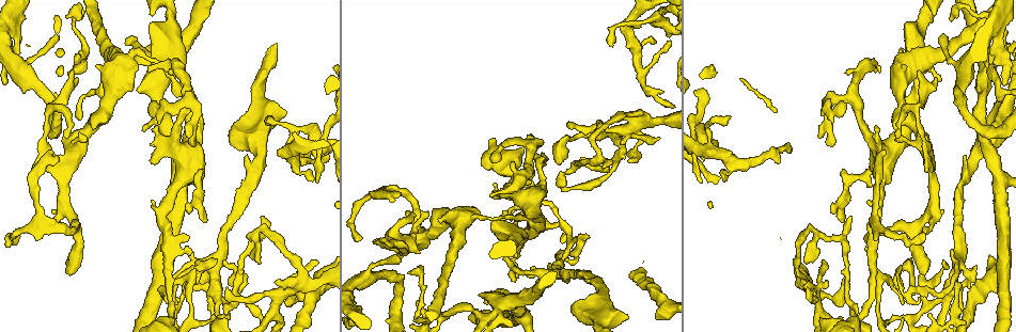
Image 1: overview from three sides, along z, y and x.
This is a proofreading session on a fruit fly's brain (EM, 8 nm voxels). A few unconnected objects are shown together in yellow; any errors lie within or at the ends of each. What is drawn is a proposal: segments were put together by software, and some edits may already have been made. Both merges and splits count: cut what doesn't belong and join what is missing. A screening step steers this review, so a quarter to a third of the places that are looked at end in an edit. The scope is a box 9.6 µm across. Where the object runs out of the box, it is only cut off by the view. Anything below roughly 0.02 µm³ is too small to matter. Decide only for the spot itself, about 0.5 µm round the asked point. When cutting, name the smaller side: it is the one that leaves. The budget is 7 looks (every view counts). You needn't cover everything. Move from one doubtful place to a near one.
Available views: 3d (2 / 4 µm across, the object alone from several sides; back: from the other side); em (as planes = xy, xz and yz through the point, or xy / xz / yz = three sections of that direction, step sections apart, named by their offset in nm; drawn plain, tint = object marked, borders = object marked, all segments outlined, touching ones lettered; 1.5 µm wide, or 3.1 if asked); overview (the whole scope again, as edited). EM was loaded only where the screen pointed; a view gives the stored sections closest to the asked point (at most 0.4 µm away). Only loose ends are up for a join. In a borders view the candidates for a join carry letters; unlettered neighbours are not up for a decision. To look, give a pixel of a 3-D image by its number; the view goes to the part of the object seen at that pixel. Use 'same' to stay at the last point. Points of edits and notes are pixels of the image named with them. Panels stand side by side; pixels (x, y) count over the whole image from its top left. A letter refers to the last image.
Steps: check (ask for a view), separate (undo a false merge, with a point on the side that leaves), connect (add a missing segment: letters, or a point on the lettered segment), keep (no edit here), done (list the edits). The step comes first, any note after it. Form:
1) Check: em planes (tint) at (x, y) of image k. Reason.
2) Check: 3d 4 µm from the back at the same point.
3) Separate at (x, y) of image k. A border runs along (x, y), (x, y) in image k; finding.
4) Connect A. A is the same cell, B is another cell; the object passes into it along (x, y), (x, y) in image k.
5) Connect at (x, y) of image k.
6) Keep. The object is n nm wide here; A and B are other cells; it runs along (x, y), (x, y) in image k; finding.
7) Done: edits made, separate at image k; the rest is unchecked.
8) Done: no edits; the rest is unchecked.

Check: em xz step 4 (tint) at (941, 79) of image 1. Branch stops here.

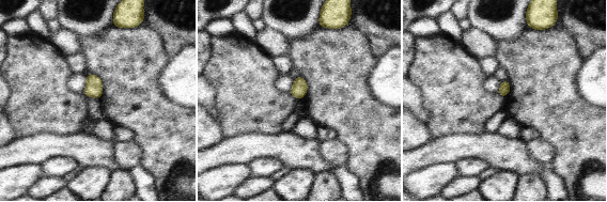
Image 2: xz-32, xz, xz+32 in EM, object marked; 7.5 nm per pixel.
Check: em planes (borders) at the same point.

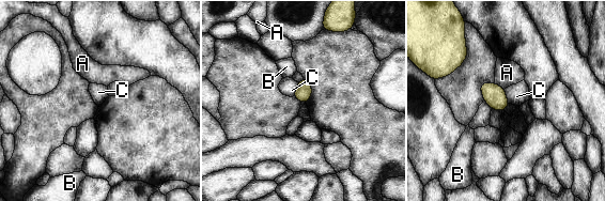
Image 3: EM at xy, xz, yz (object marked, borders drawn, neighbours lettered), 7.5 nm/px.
Keep. A, B and C are other cells; a border runs along (503, 89), (509, 103) in image 3; none of them fits.

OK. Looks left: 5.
Check: em planes (plain) at (875, 238) of image 1. Branch stops here.

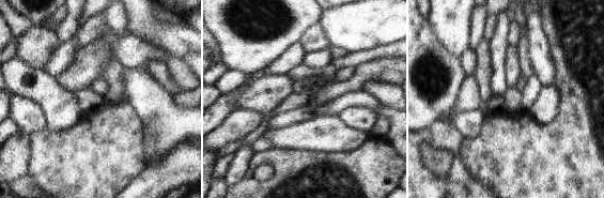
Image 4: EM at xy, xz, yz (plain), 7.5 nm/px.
Check: em planes (borders) at the same point. See the neighbours.

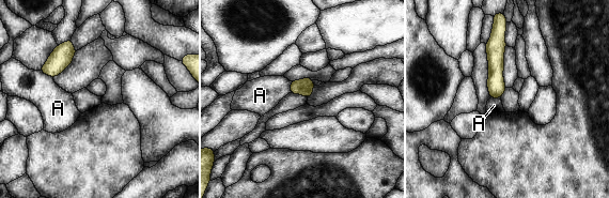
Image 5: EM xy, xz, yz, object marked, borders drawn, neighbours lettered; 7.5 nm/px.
Keep. A is another cell; it runs along (502, 37), (496, 45), (495, 95) in image 5; none of them fits.

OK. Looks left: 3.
Check: em planes (borders) at (927, 169) of image 1. An open end.

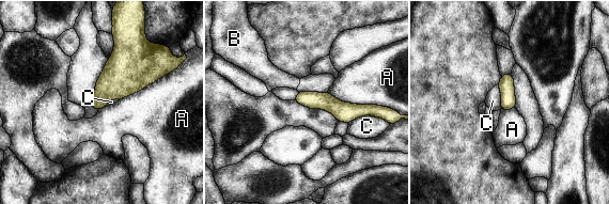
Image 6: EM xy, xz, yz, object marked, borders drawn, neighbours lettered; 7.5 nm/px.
Keep. A, B and C are other cells; it runs along (298, 98), (339, 109), (371, 107) in image 6; none of them fits.

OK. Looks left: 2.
Done: no edits; the rest is unchecked.

